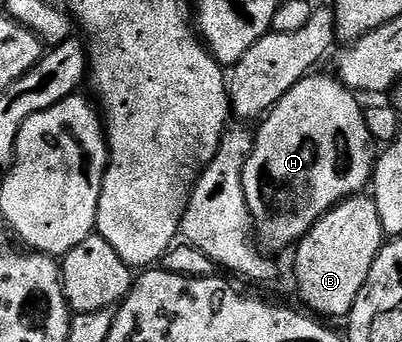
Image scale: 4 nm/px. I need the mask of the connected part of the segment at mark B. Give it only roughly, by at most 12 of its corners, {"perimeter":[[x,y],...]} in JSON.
{"perimeter":[[373,196],[296,245],[303,303],[349,318],[383,244]]}

